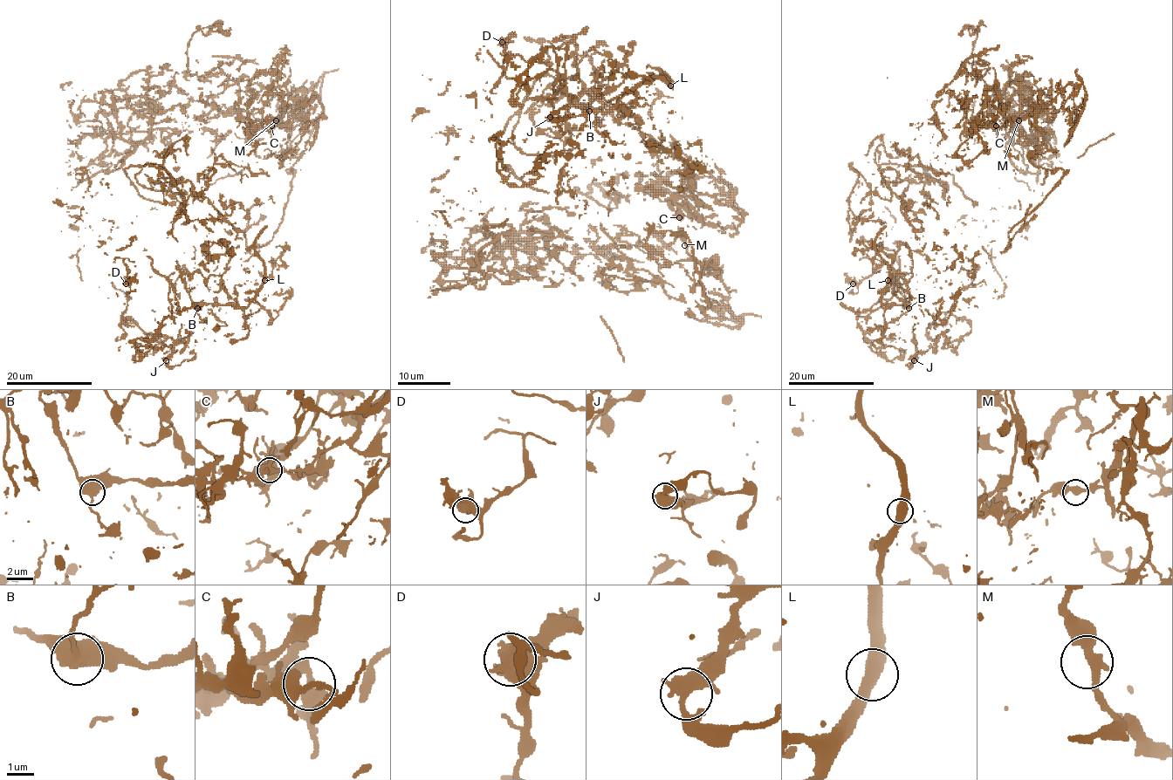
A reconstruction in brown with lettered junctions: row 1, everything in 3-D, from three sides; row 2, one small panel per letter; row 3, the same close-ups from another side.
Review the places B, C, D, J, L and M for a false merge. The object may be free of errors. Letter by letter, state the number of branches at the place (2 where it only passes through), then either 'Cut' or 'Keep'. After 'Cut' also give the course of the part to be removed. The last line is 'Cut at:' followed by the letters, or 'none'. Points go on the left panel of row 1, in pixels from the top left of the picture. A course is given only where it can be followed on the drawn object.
B: Branches: 2. Cut. Course of the part to remove: (197, 307), (213, 304), (241, 307), (248, 305), (264, 277), (264, 260), (255, 250), (255, 237), (267, 226)
C: Branches: 2. Keep
D: Branches: 3. Keep
J: Branches: 2. Keep
L: Branches: 2. Keep
M: Branches: 2. Keep
Cut at: B

